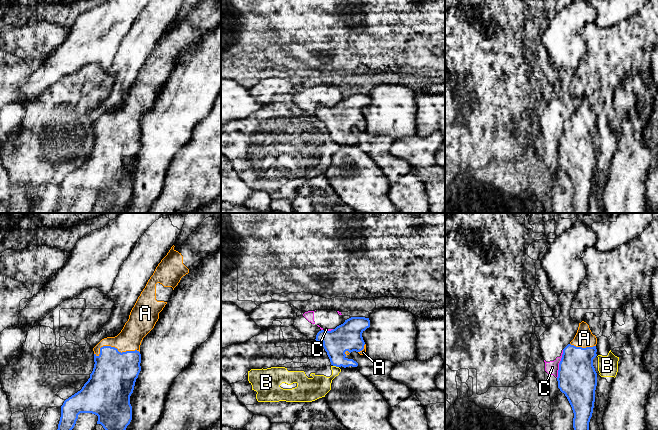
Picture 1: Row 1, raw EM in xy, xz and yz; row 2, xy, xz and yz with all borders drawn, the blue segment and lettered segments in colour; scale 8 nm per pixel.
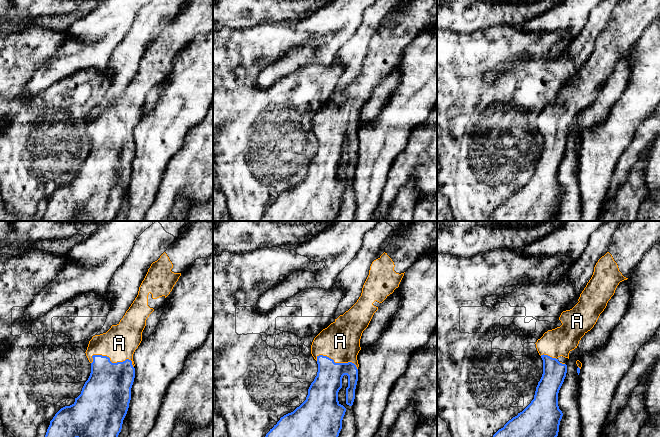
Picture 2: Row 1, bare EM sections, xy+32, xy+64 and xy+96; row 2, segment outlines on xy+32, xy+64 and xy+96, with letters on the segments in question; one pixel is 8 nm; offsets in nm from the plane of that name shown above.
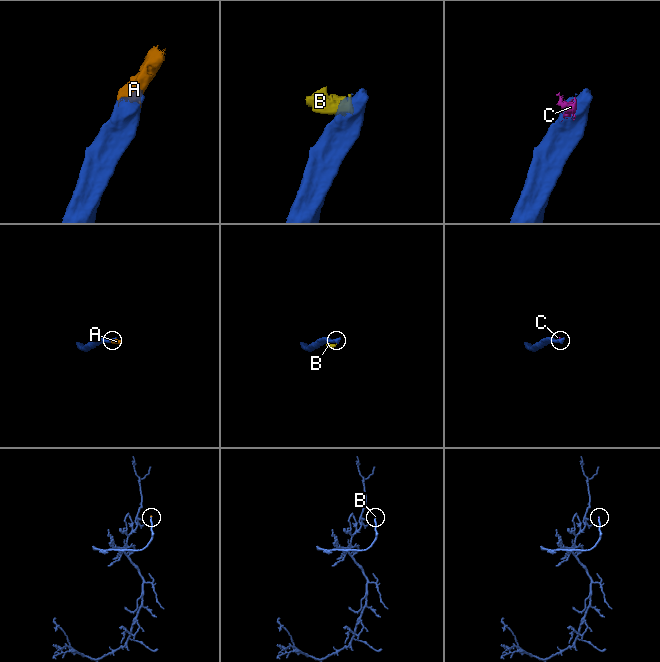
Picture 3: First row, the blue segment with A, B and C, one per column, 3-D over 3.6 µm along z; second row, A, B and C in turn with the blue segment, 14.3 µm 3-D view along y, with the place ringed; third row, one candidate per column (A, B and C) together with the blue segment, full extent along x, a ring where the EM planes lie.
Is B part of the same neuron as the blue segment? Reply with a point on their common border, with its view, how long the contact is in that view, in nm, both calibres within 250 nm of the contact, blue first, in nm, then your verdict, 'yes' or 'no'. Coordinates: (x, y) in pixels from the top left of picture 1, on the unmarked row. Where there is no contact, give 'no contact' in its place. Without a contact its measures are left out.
meets blue in xz at (336, 142); contact 50 nm long; 220 nm thick on the blue side, 180 nm on the other; no

